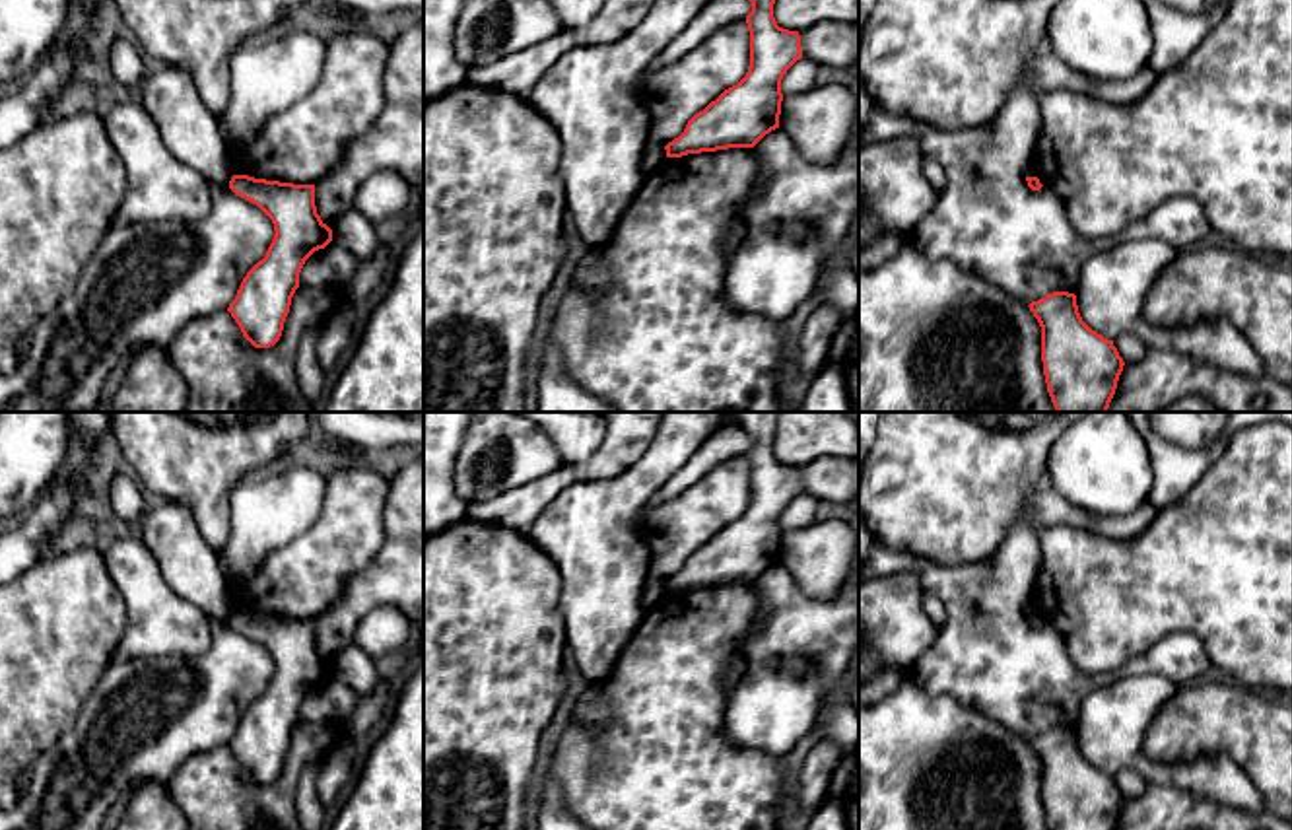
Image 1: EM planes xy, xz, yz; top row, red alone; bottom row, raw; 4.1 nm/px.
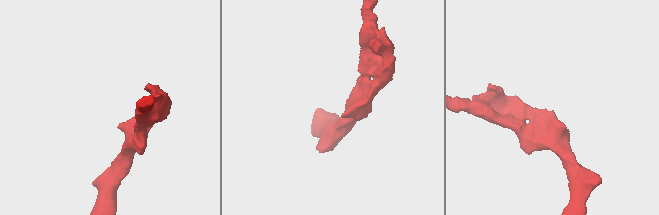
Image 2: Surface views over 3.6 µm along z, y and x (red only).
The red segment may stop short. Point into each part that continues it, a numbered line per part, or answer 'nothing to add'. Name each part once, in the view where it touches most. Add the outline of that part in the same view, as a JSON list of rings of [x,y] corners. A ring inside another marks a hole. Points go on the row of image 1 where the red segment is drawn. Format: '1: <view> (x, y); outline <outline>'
nothing to add

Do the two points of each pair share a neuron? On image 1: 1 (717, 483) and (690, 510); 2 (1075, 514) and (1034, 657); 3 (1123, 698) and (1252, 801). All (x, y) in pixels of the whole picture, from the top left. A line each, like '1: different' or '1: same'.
1: same
2: same
3: same

